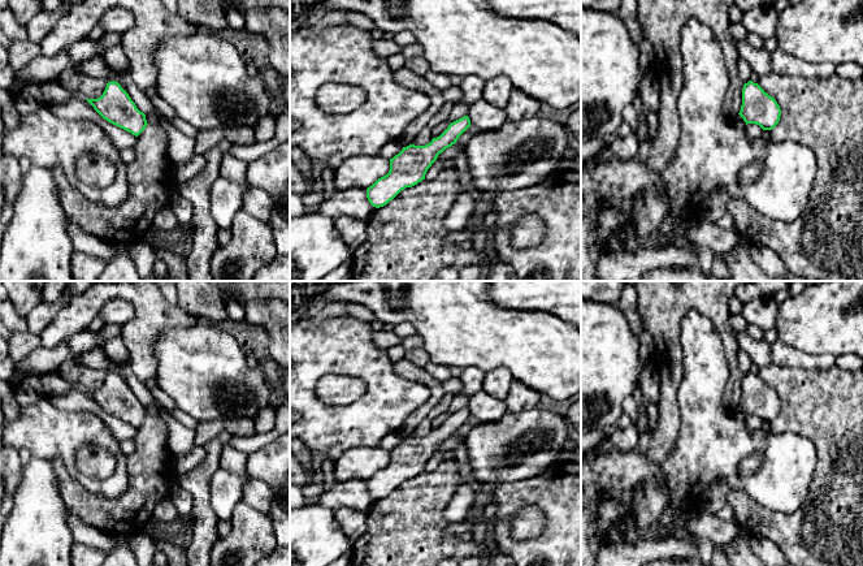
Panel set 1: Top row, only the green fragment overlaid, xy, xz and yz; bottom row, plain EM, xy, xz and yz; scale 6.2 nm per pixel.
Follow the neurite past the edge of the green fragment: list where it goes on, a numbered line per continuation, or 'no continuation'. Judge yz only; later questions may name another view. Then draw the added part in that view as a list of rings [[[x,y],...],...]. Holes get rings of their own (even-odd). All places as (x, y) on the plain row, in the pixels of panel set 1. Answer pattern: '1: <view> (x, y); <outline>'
no continuation

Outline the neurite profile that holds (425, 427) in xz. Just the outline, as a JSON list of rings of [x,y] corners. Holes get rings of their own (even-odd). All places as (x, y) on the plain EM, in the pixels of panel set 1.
[[[428,416],[415,428],[412,436],[415,437],[425,437],[430,435],[433,431],[432,419]]]

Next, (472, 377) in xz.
[[[476,367],[464,368],[461,376],[459,377],[461,381],[460,393],[470,398],[476,392],[482,390],[485,373],[485,371]]]

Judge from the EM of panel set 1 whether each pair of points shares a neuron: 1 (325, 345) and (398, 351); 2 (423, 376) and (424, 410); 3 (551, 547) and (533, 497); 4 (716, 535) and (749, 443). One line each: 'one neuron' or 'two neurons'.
1: two neurons
2: one neuron
3: one neuron
4: two neurons

